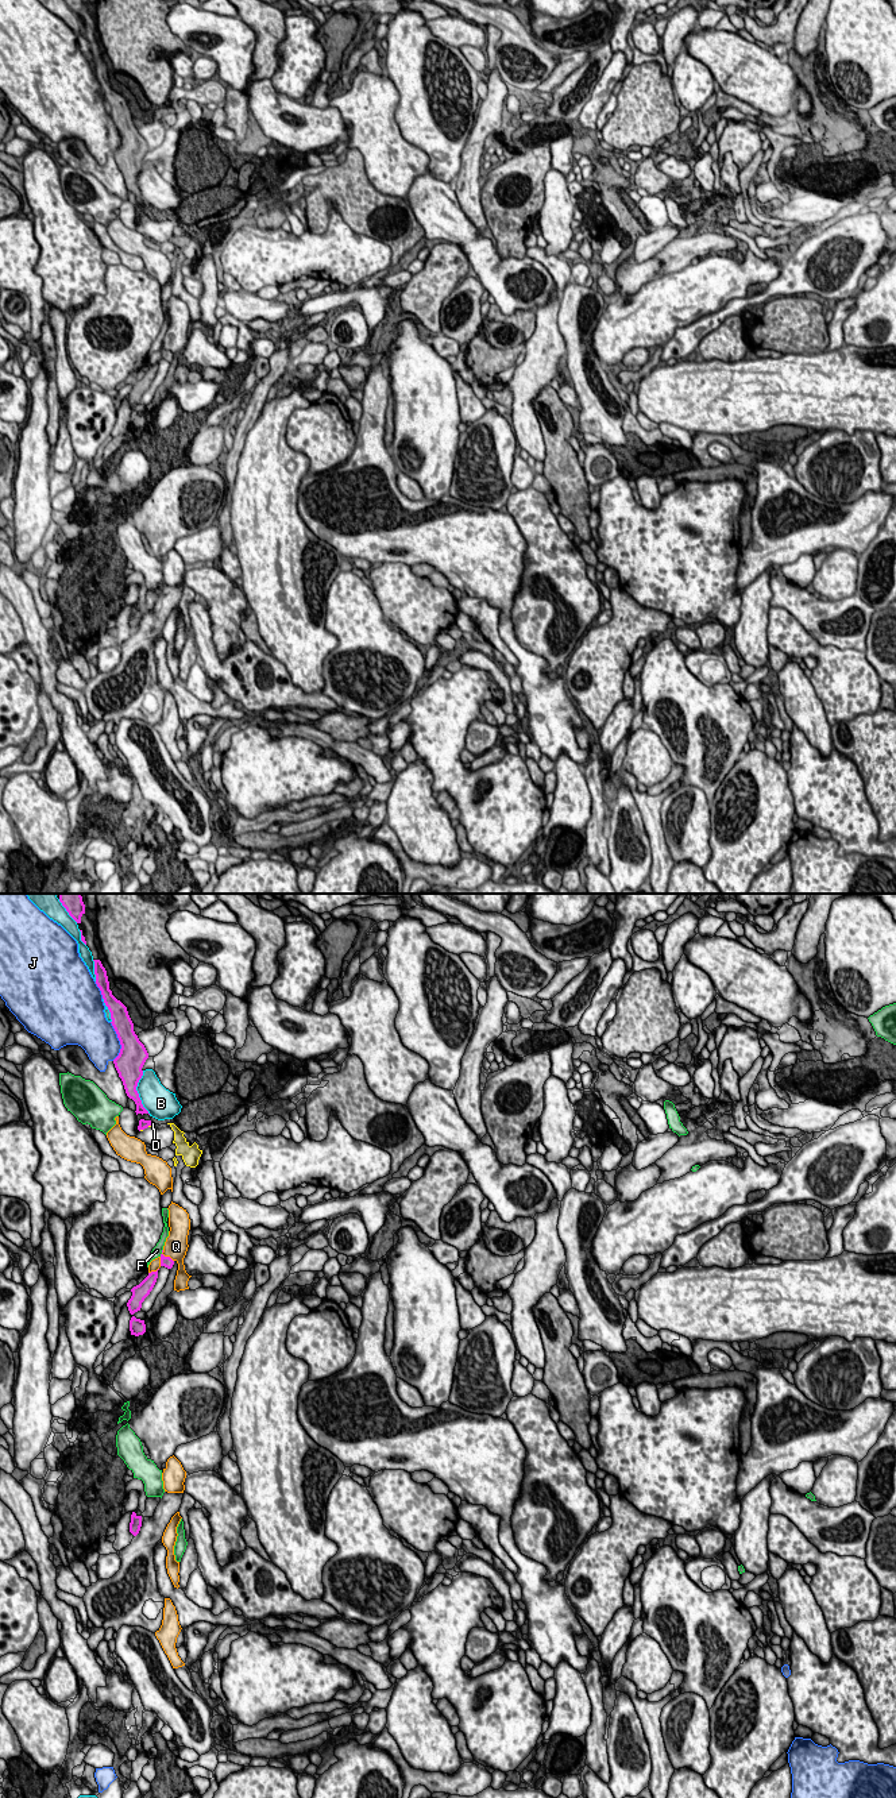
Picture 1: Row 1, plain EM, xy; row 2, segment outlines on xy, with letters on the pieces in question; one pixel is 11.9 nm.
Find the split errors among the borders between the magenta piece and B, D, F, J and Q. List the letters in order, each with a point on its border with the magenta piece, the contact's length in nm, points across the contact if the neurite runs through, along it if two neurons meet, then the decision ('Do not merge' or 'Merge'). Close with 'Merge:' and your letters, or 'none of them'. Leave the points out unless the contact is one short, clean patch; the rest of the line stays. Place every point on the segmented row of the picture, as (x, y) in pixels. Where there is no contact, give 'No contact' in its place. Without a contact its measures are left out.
B: Touches magenta at xy (136, 1092). Shared border 550 nm. Do not merge
D: Touches magenta at xy (150, 1125). Shared border 90 nm. Path across: xy (143, 1123), (150, 1125), (153, 1123). Merge
F: Touches magenta at xy (161, 1254). Shared border 100 nm. Do not merge
J: Touches magenta at xy (119, 1040). Shared border 460 nm. Do not merge
Q: Touches magenta at xy (166, 1257). Shared border 200 nm. Do not merge
Merge: D

